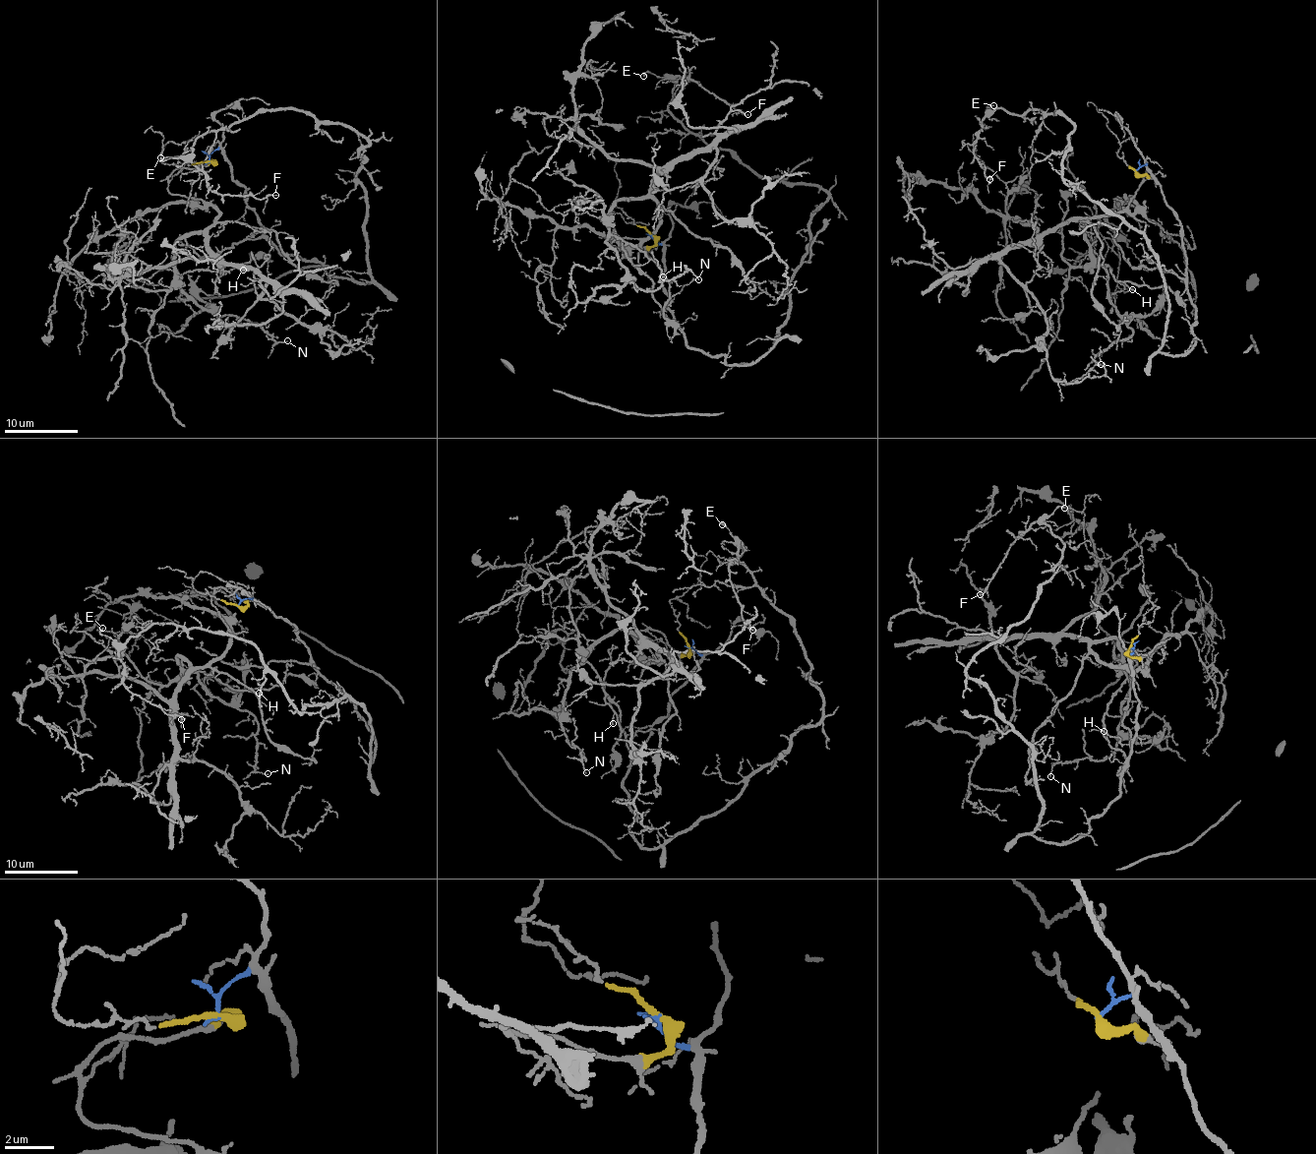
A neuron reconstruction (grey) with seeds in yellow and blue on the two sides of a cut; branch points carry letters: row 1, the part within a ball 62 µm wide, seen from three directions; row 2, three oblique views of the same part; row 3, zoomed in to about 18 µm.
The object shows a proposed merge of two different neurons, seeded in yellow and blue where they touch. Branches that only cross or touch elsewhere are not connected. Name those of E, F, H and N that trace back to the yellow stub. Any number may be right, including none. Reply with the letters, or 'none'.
H, N

